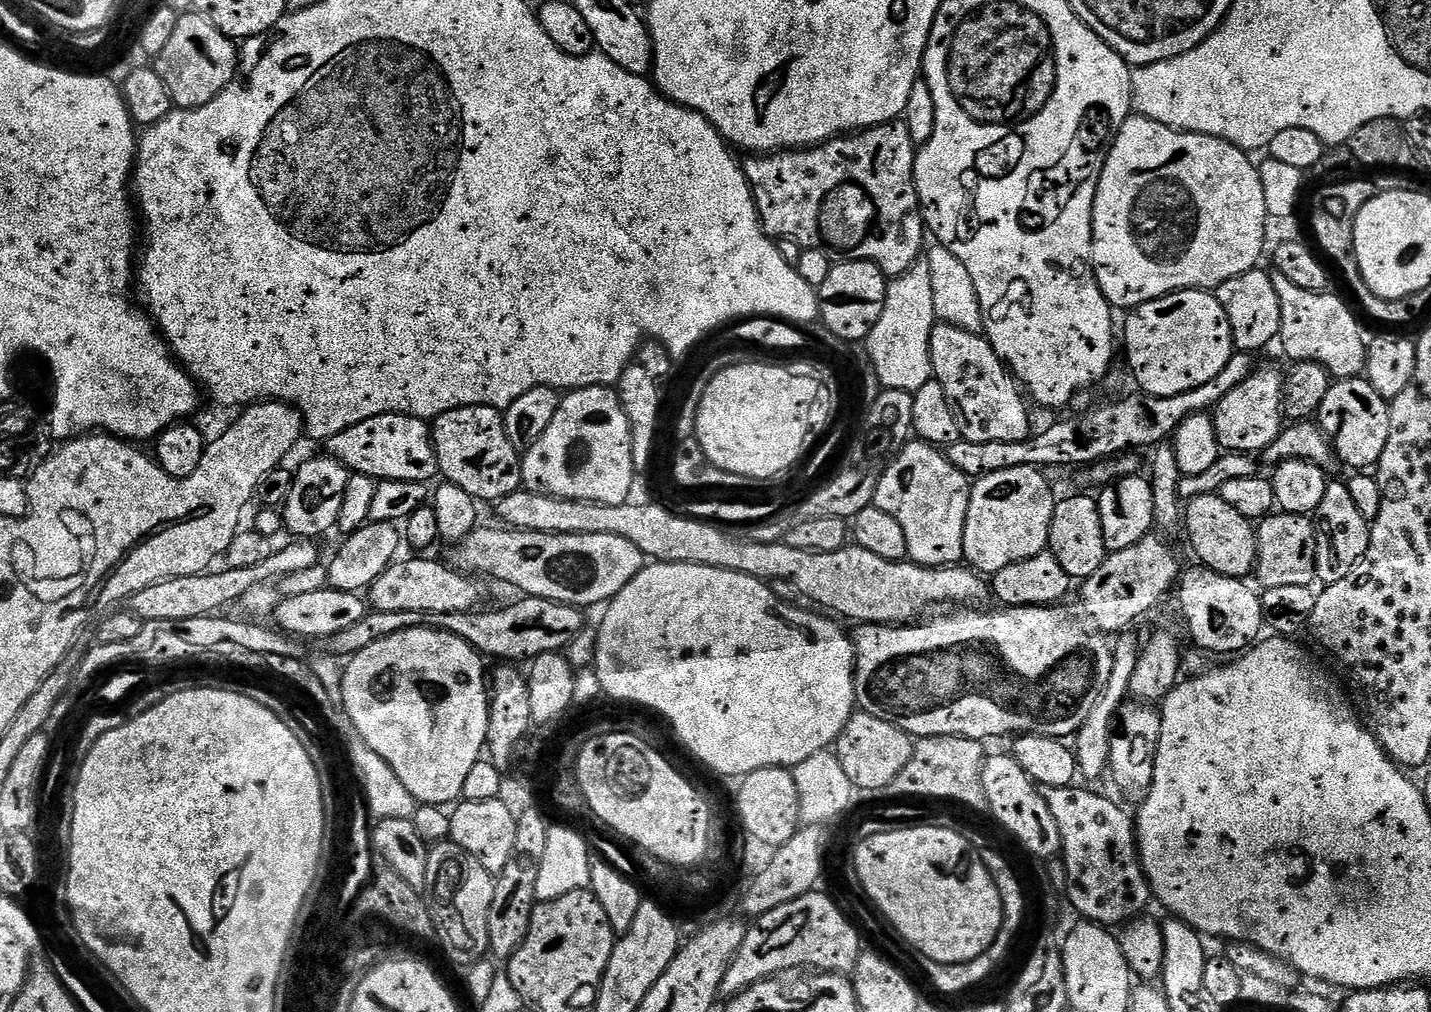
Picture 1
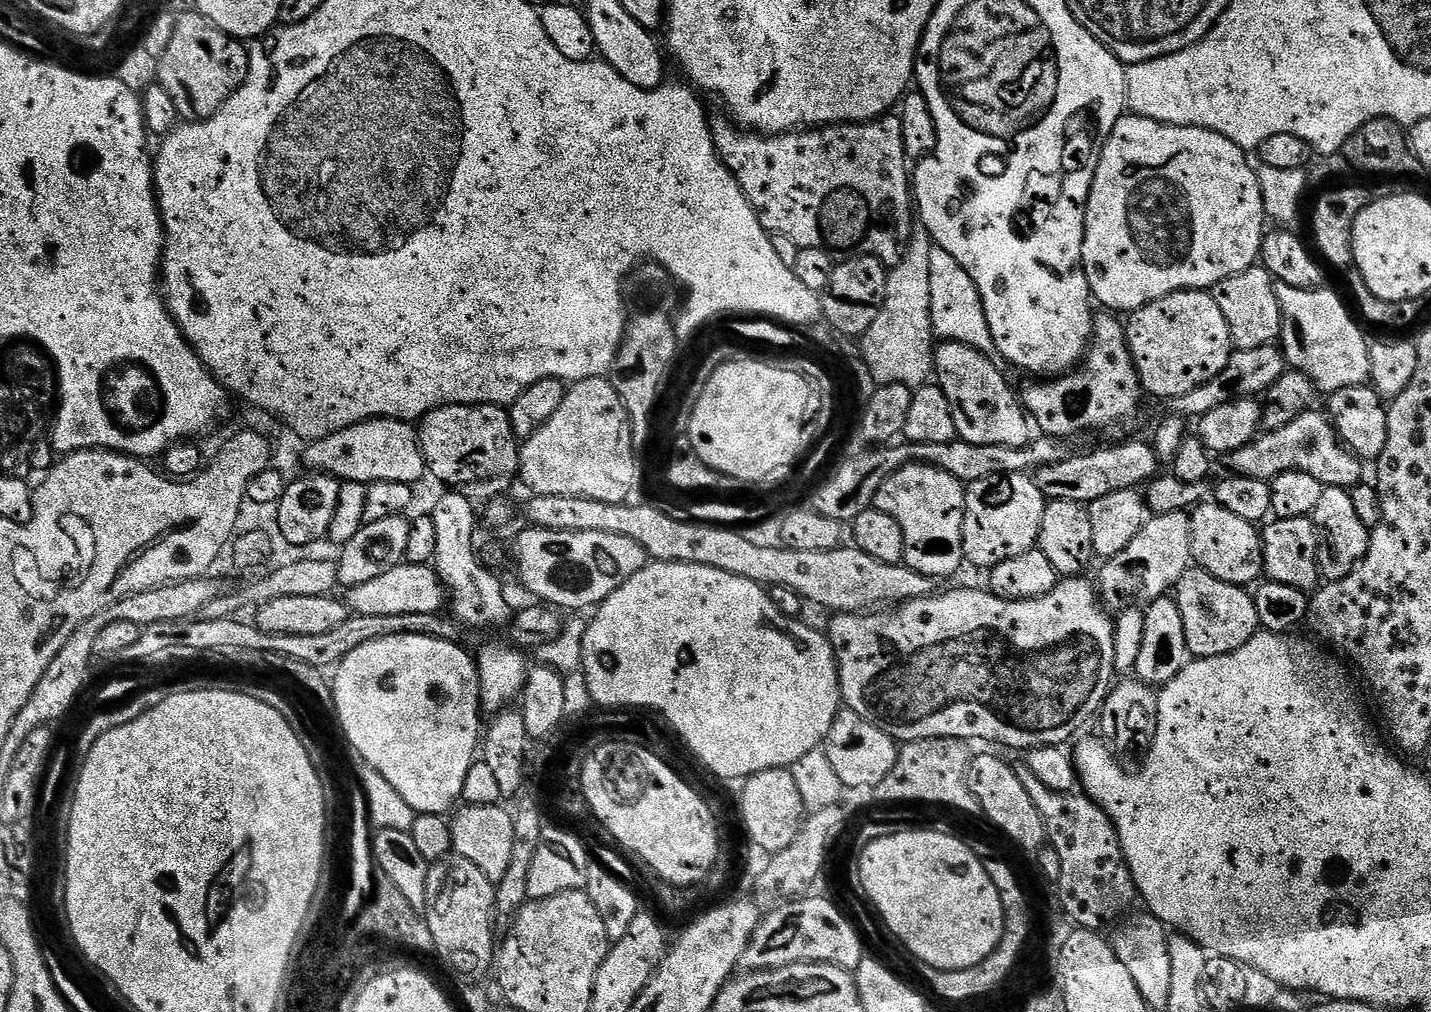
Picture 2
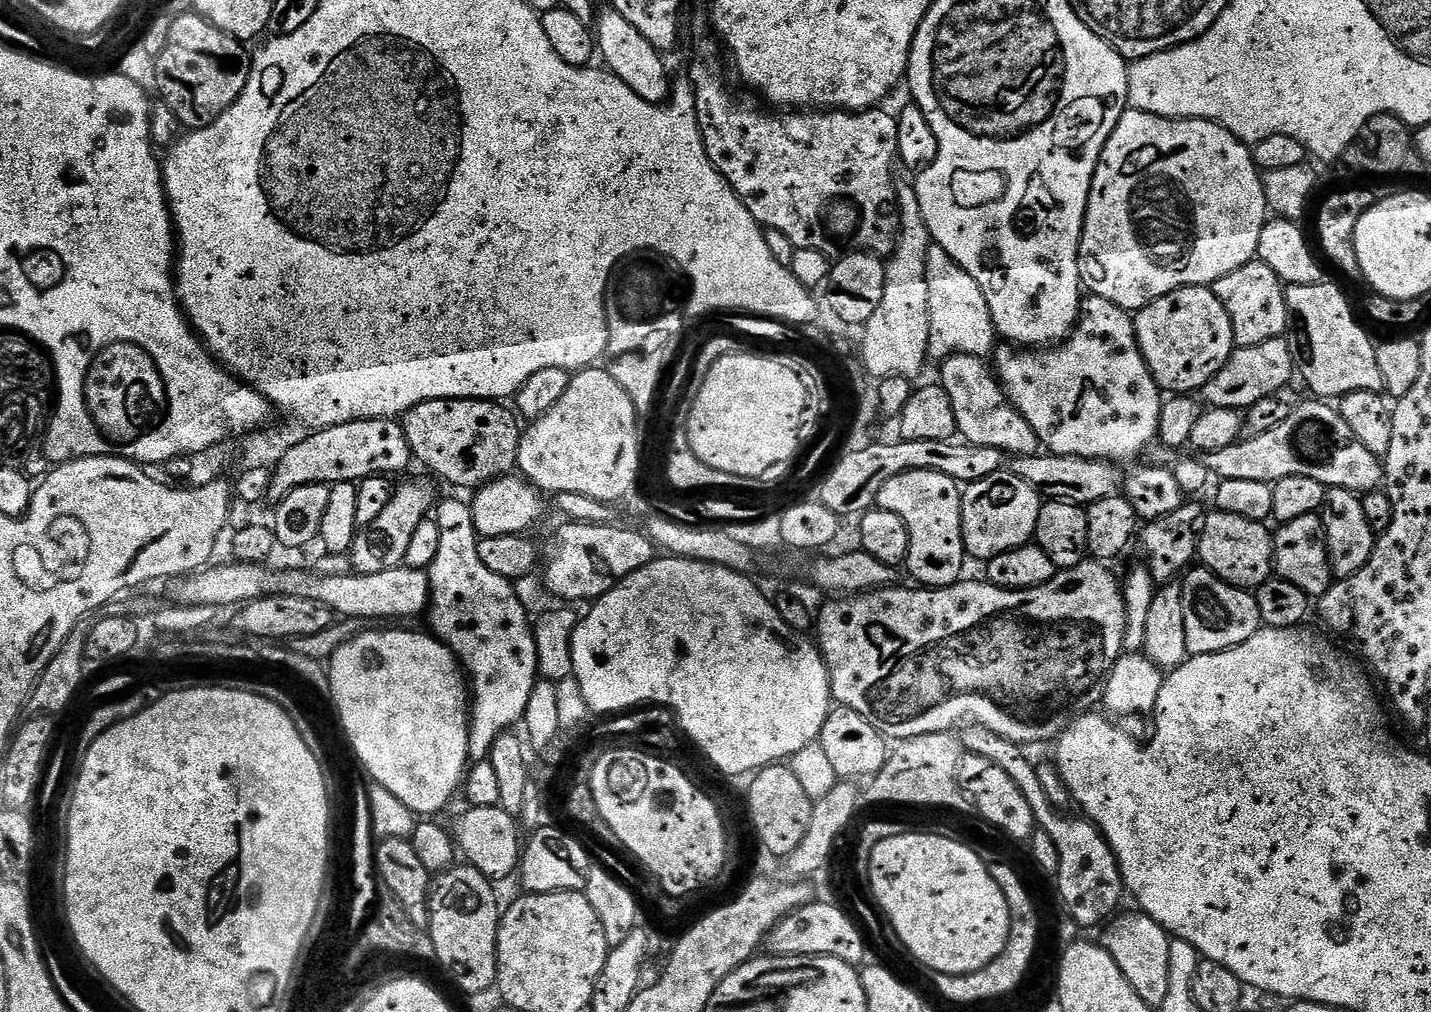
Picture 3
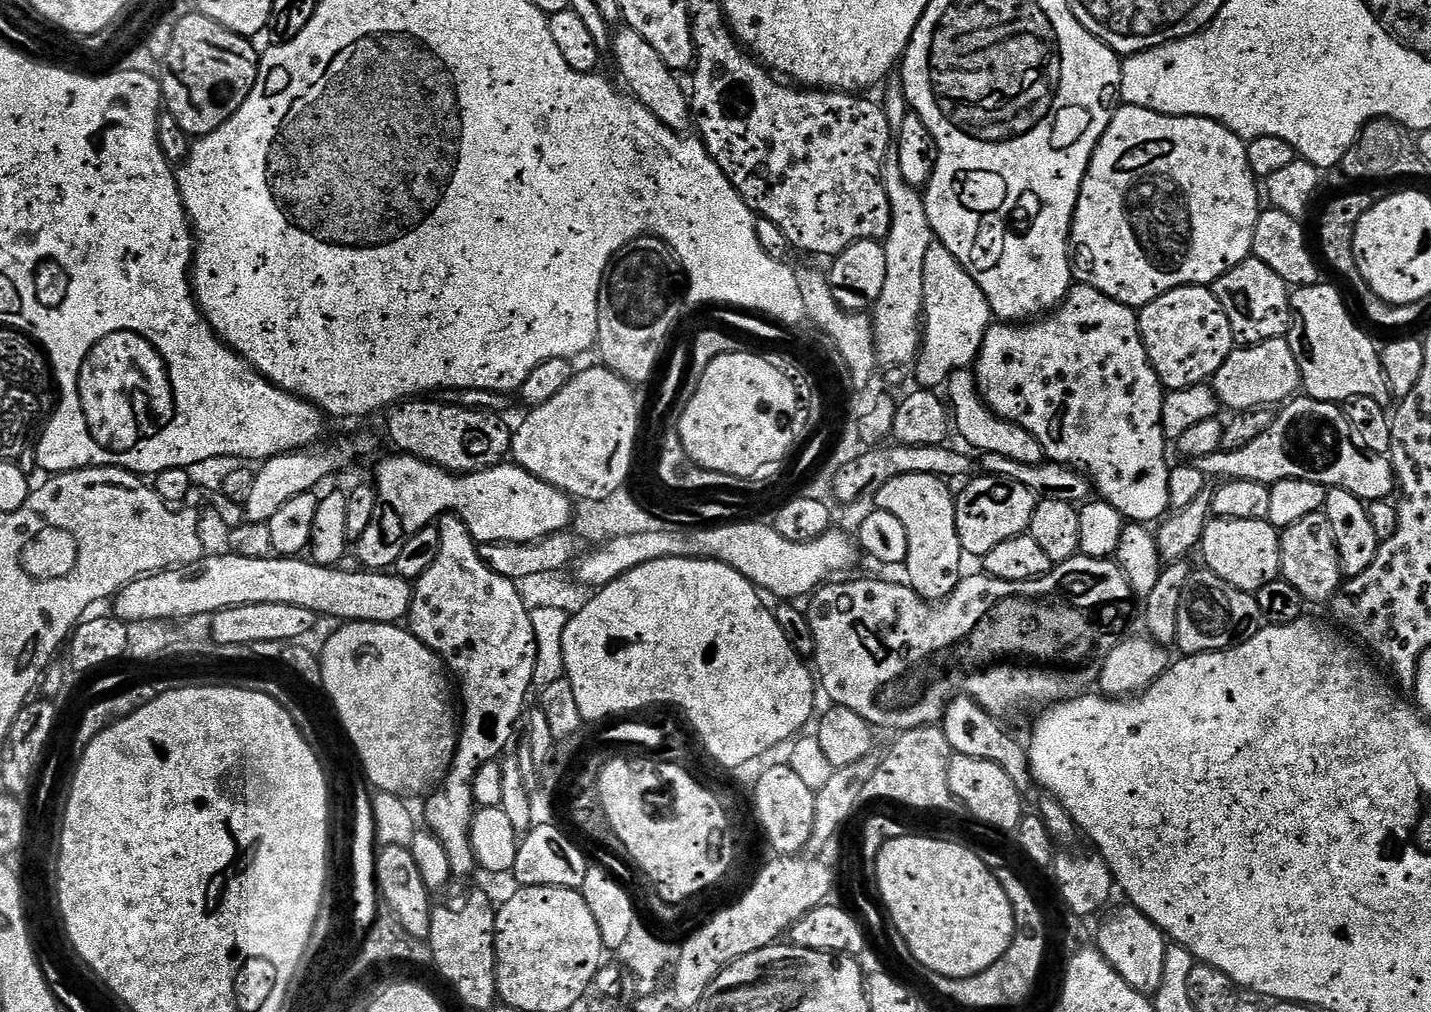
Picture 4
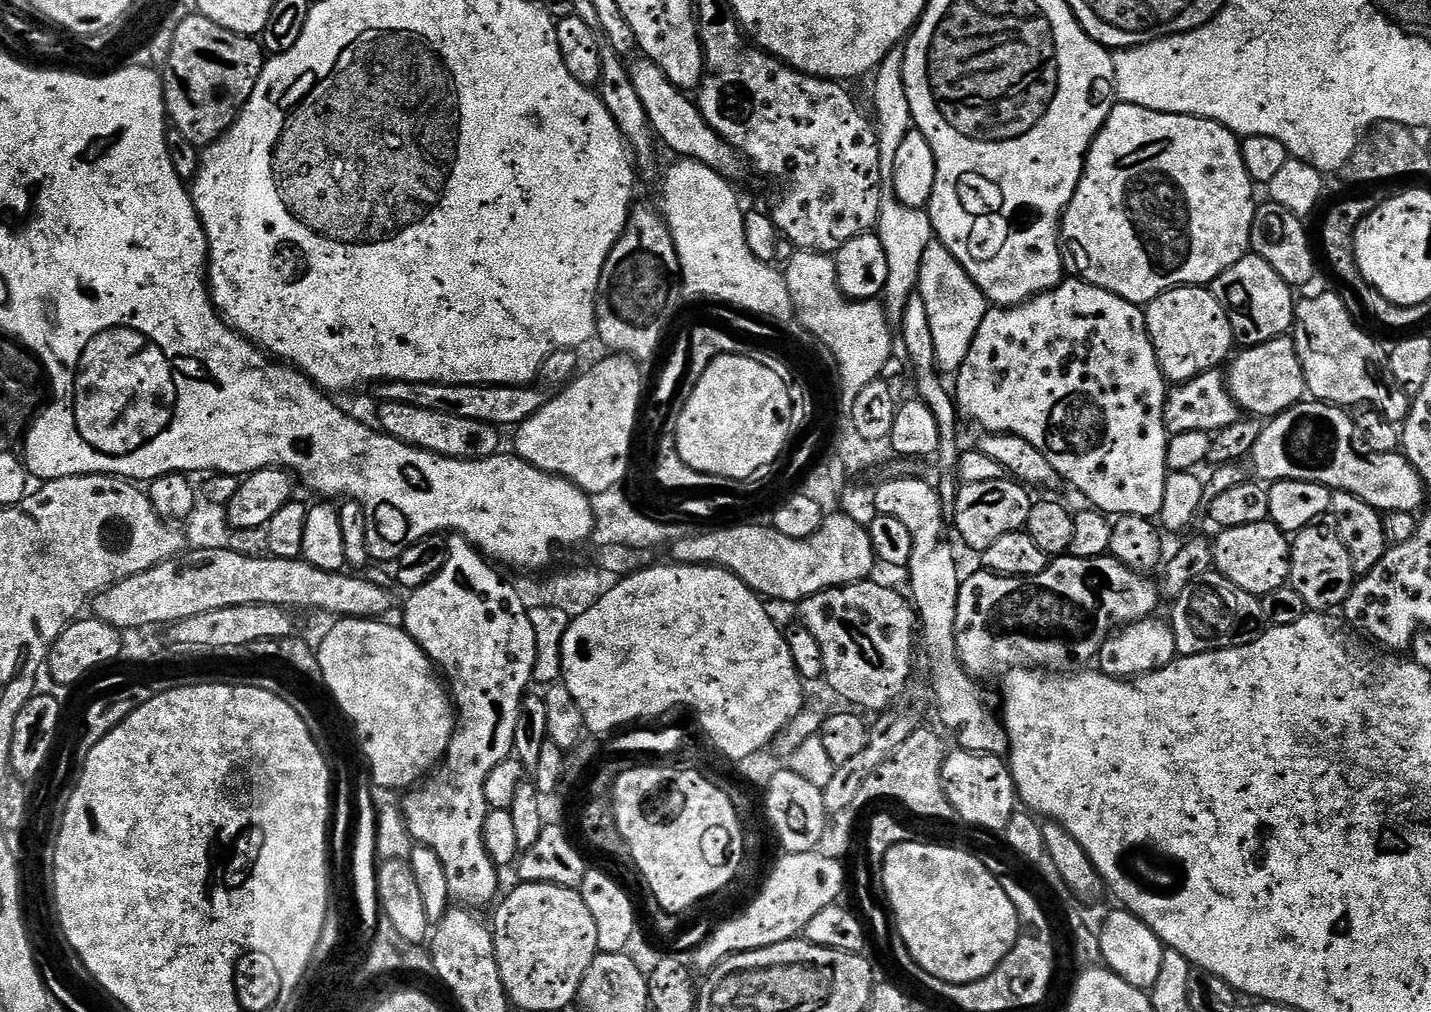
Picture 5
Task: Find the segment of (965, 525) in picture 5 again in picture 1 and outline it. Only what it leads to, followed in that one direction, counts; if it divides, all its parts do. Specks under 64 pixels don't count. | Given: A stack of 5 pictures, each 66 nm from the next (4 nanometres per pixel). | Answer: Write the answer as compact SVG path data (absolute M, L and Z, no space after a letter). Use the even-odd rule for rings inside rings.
M1014 466L1010 470L998 470L998 474L986 474L972 484L970 506L966 510L966 530L962 538L964 560L967 567L980 574L991 574L1006 566L1014 566L1026 558L1048 548L1050 522L1056 509L1057 497L1052 496L1045 473L1036 466Z

